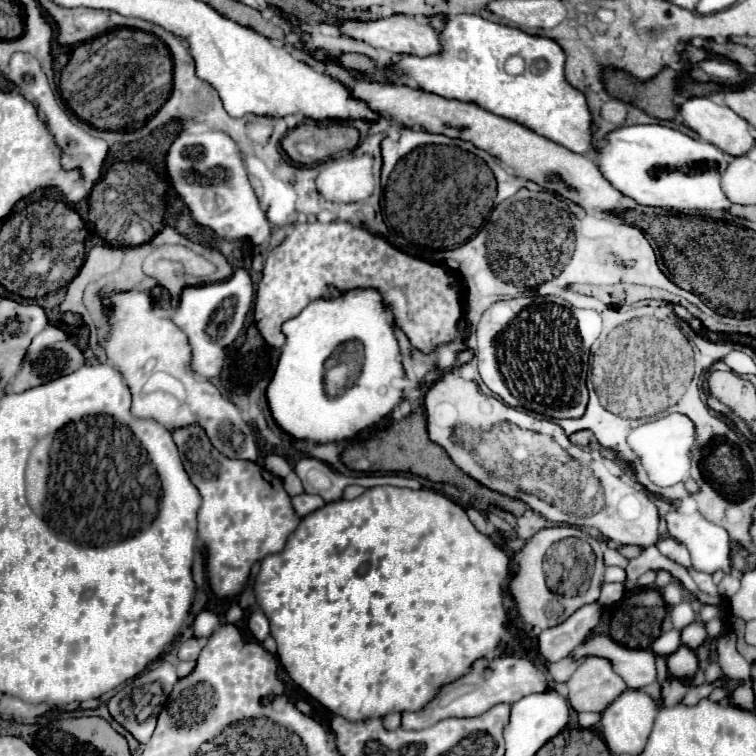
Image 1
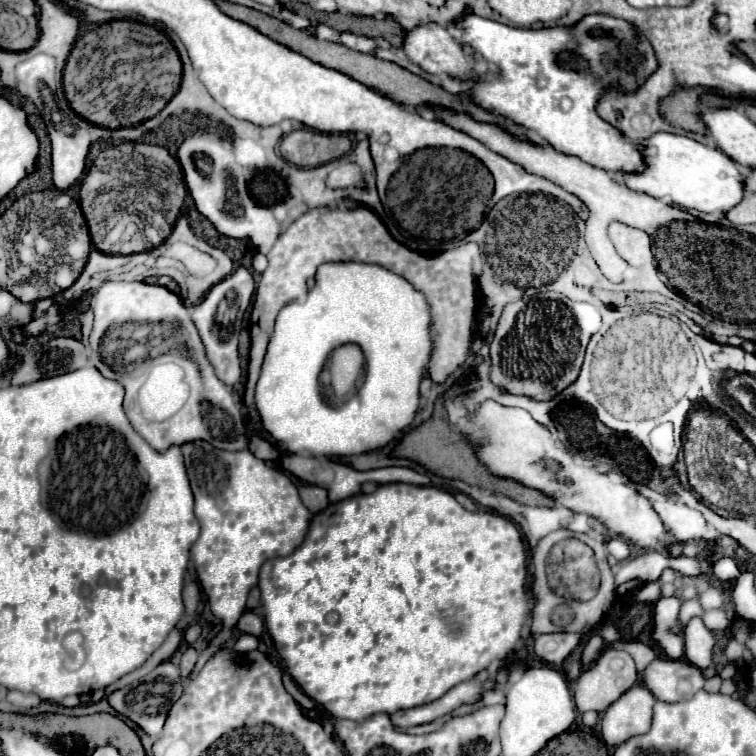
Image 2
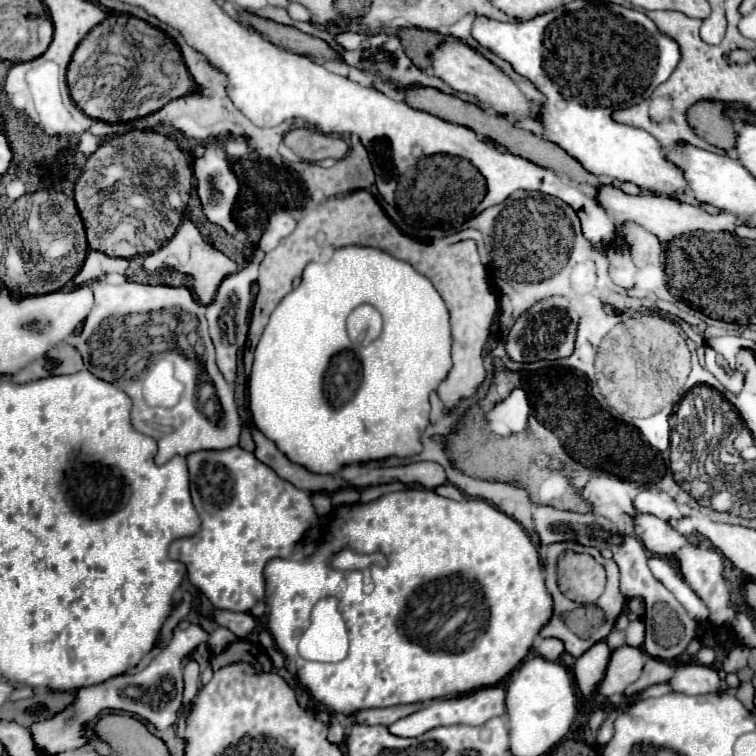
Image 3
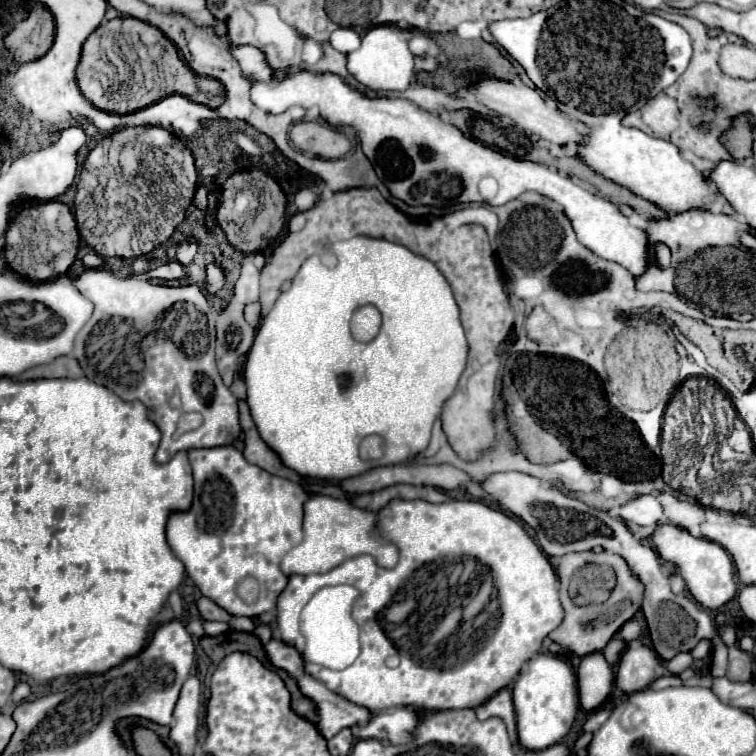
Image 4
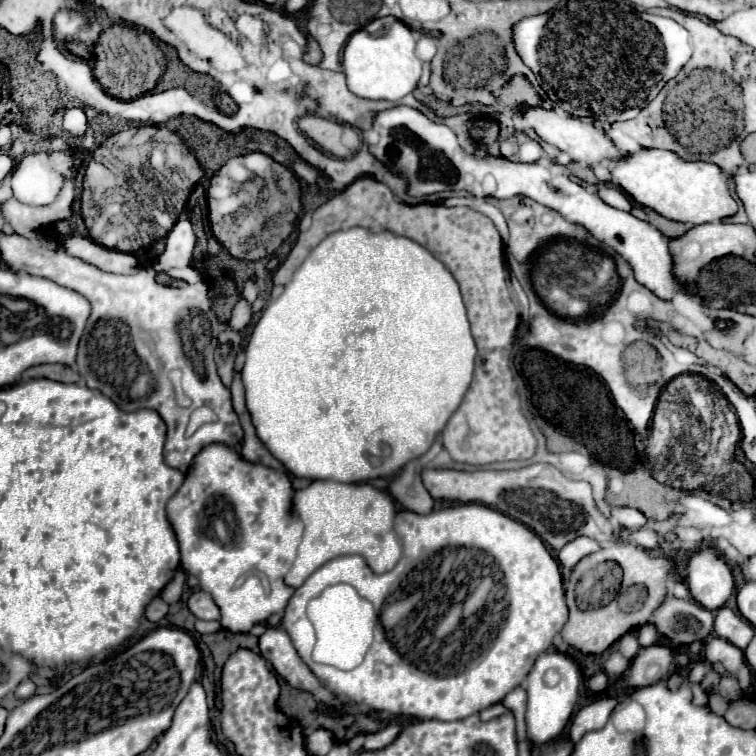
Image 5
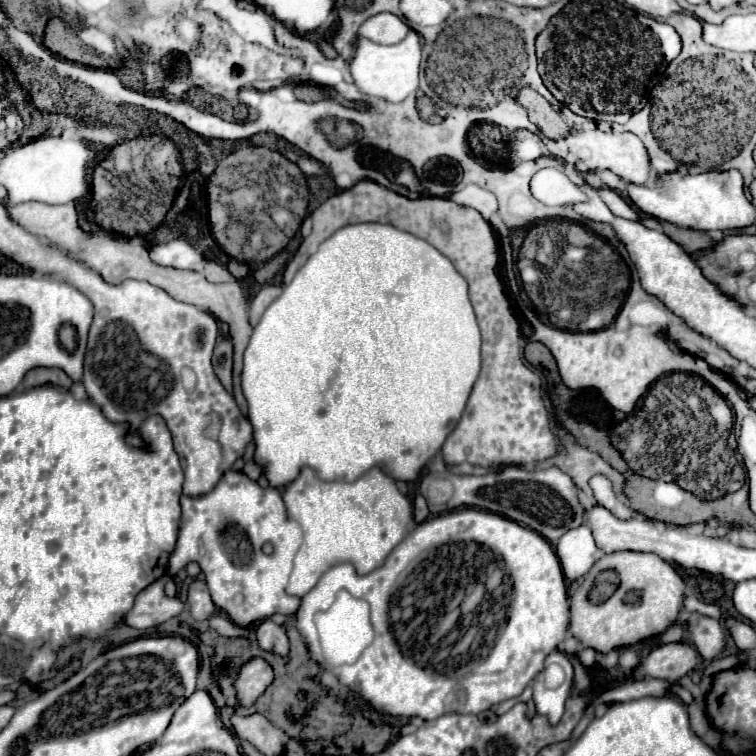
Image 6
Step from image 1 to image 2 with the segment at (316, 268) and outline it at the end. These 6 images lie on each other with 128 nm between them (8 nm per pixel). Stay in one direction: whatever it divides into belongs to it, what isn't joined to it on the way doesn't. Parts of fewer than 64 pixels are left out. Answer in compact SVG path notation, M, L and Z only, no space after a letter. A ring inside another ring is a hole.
M360 206L360 208L314 208L300 216L284 234L278 236L268 256L268 268L261 274L256 288L256 300L252 308L252 348L250 348L250 364L248 364L248 384L244 404L248 408L254 406L254 388L260 376L260 366L264 360L264 352L268 348L268 340L272 336L274 320L278 312L290 304L292 300L304 300L308 296L308 280L316 276L316 268L326 262L348 262L360 260L364 264L380 264L398 276L404 276L418 292L424 292L428 306L432 308L432 356L428 364L428 376L432 382L442 384L448 374L452 374L458 366L464 364L474 332L474 318L478 308L478 292L476 280L472 276L472 262L464 258L460 250L448 250L434 258L426 258L416 254L396 242L378 216Z

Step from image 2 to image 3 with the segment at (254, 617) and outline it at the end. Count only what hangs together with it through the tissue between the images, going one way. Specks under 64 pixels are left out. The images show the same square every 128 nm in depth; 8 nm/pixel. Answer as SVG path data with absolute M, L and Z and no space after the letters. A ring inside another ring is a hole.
M216 610L214 612L214 618L220 626L232 630L238 638L244 638L248 636L254 626L256 626L256 620L252 616L252 624L250 624L250 614L248 612L228 612L228 610Z

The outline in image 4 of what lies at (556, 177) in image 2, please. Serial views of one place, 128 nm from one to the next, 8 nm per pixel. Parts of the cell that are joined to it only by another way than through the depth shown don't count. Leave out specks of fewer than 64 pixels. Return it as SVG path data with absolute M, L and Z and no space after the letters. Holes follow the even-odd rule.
M694 208L680 214L668 214L666 218L650 218L646 220L646 232L650 242L664 242L672 250L672 268L668 268L668 292L674 290L674 266L682 260L694 258L698 250L706 246L740 246L738 234L746 226L734 222L732 216L726 214L712 214L706 208Z

